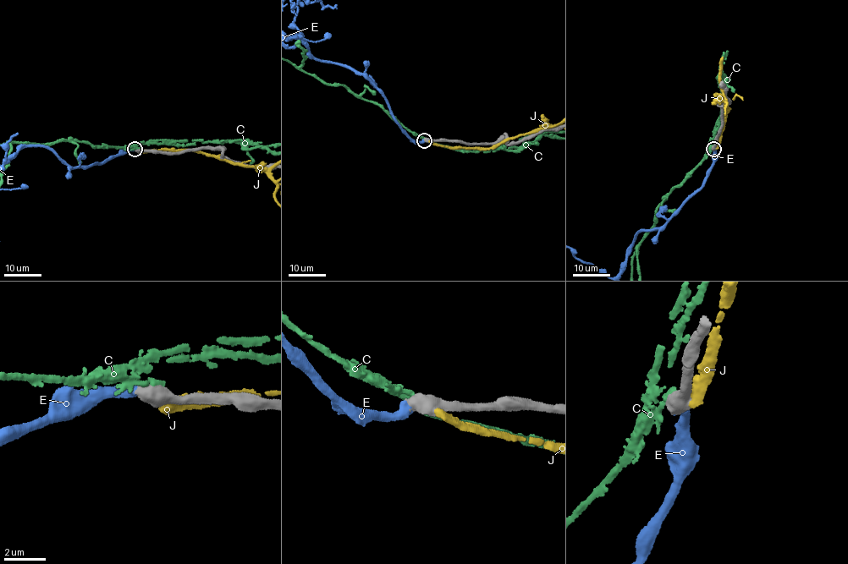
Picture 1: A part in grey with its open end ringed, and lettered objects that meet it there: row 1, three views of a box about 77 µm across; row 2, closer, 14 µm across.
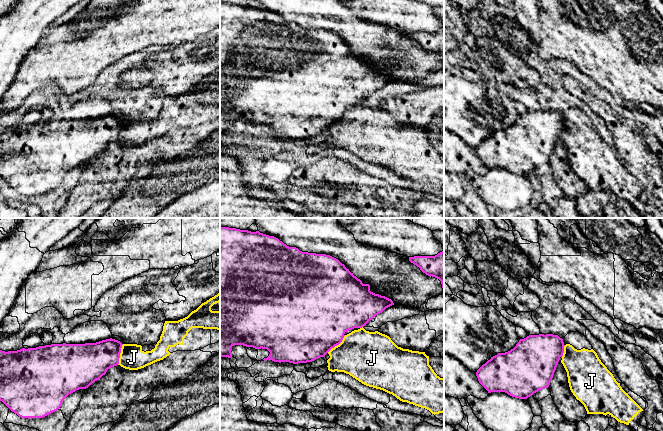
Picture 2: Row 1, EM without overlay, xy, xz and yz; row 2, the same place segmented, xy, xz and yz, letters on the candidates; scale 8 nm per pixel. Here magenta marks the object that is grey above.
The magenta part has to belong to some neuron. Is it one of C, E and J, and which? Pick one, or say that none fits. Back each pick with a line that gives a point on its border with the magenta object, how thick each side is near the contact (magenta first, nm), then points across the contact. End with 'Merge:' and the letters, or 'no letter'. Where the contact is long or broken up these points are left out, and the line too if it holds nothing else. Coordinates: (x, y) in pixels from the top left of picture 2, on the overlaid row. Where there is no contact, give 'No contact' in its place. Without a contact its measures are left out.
E: No contact
Merge: E

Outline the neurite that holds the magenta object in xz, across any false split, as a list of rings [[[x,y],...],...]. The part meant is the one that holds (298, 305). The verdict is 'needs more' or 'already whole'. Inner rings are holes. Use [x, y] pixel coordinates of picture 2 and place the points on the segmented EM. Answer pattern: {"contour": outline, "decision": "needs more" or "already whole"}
{"contour": [[[220,227],[220,357],[232,358],[231,347],[243,345],[255,349],[267,349],[270,354],[263,359],[264,361],[272,360],[279,363],[289,362],[293,364],[312,362],[324,357],[332,348],[339,345],[347,331],[364,327],[376,315],[392,305],[394,303],[391,299],[371,292],[369,284],[363,284],[344,264],[330,255],[302,252],[296,247],[287,246],[274,236],[259,231],[251,232]]], "decision": "already whole"}

